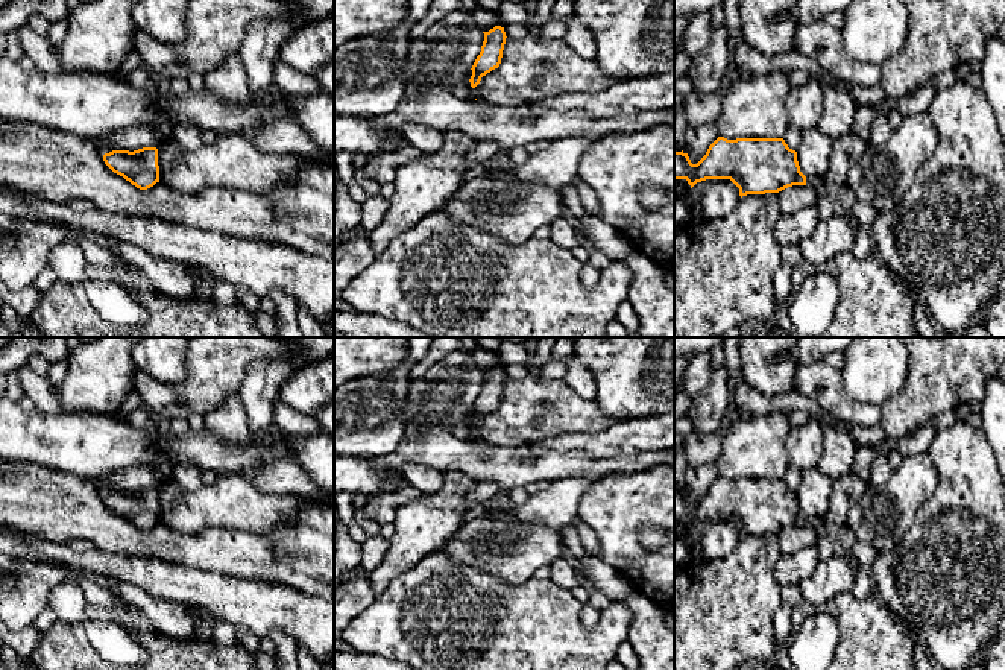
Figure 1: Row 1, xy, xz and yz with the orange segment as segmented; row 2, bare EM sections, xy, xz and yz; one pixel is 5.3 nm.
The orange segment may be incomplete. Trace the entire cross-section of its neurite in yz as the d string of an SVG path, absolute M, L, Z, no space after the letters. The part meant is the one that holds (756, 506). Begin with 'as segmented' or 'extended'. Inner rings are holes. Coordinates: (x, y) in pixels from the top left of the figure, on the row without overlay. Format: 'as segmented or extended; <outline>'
extended; M718 477L697 504L683 491L674 492L674 520L686 520L691 529L706 520L730 520L741 538L779 533L792 526L814 530L818 539L826 532L824 517L805 517L797 492L783 479Z

